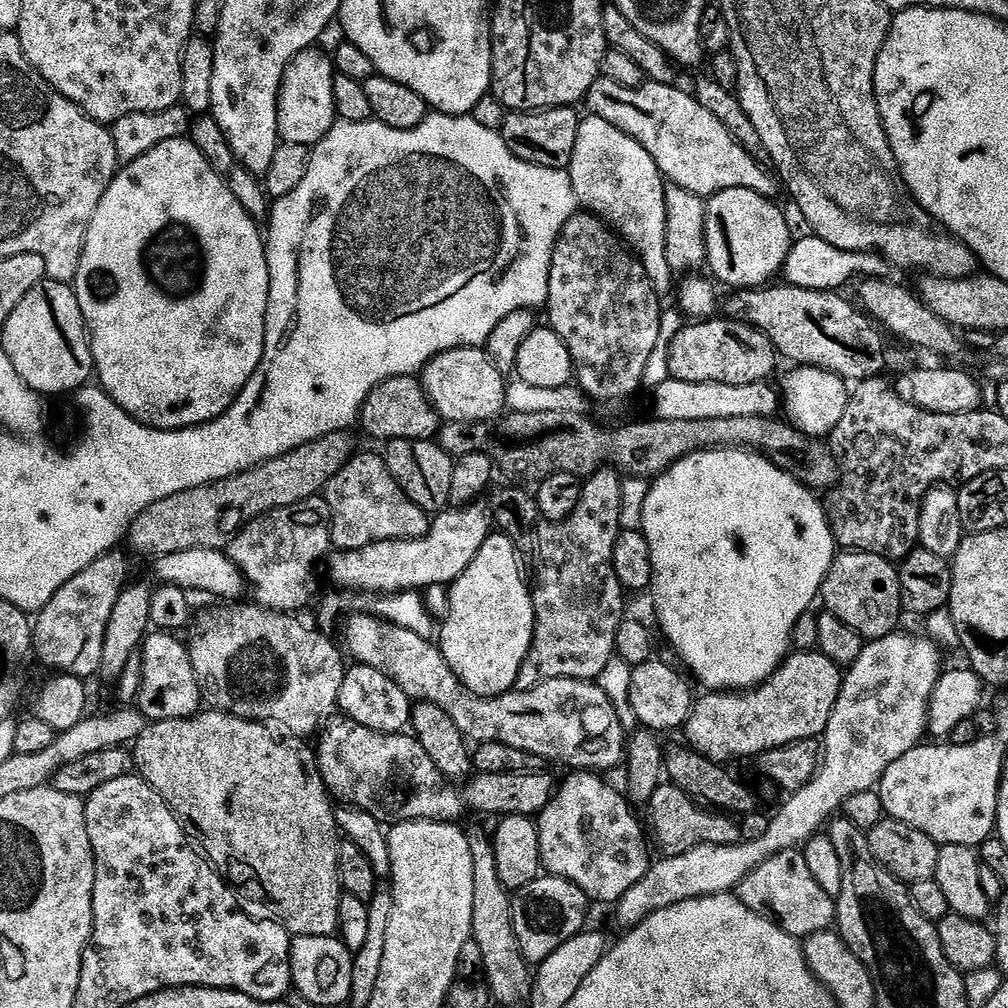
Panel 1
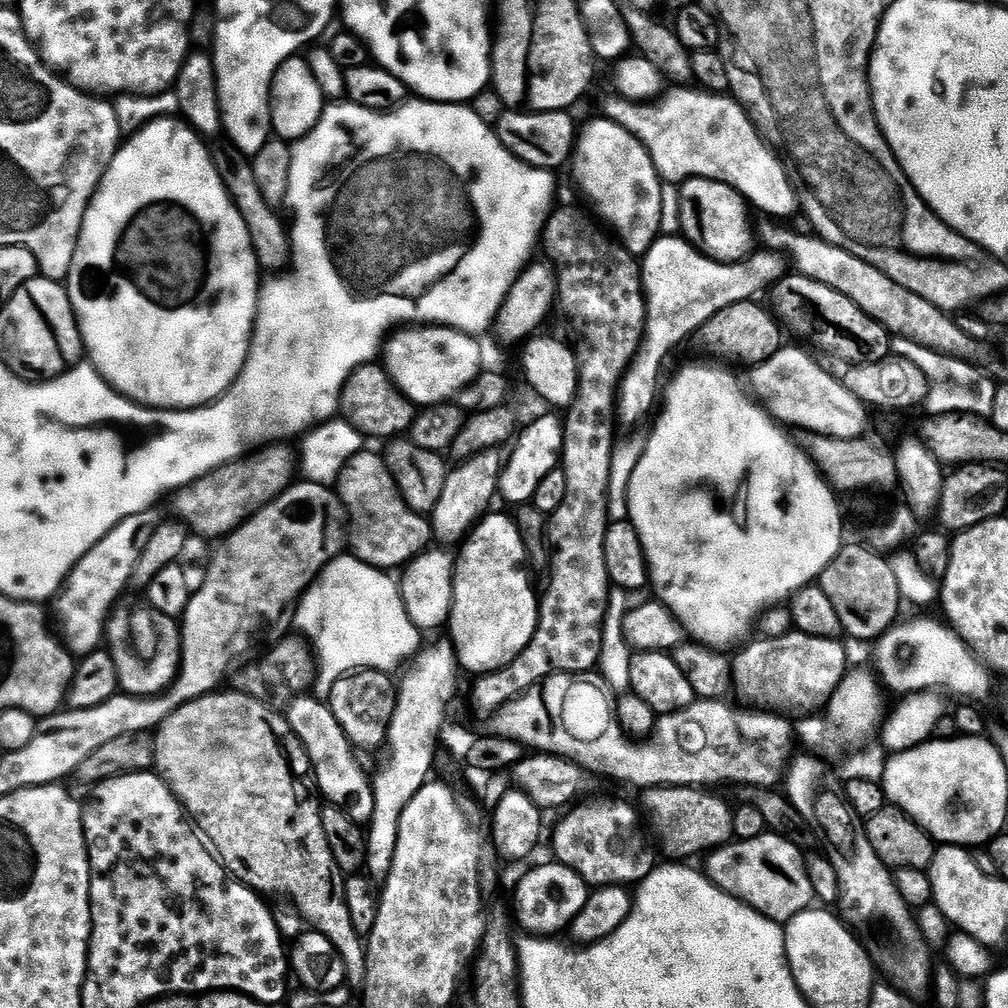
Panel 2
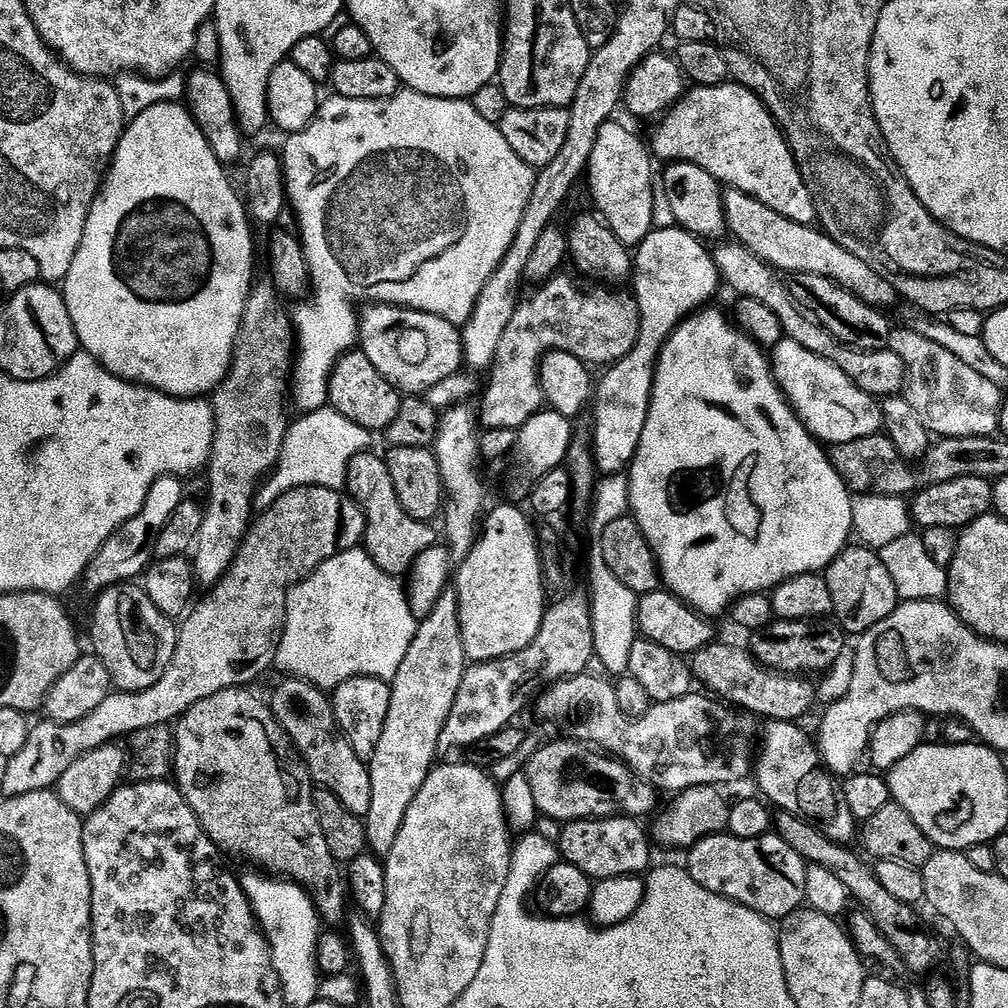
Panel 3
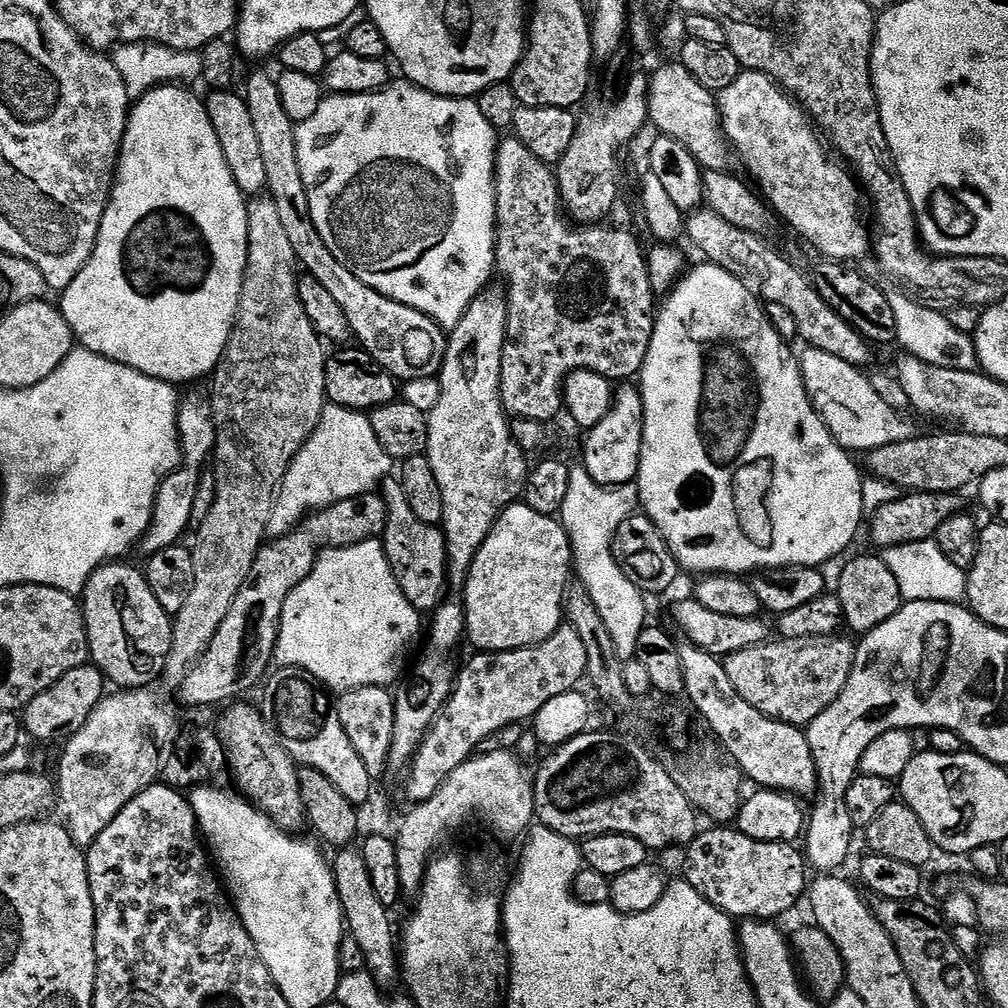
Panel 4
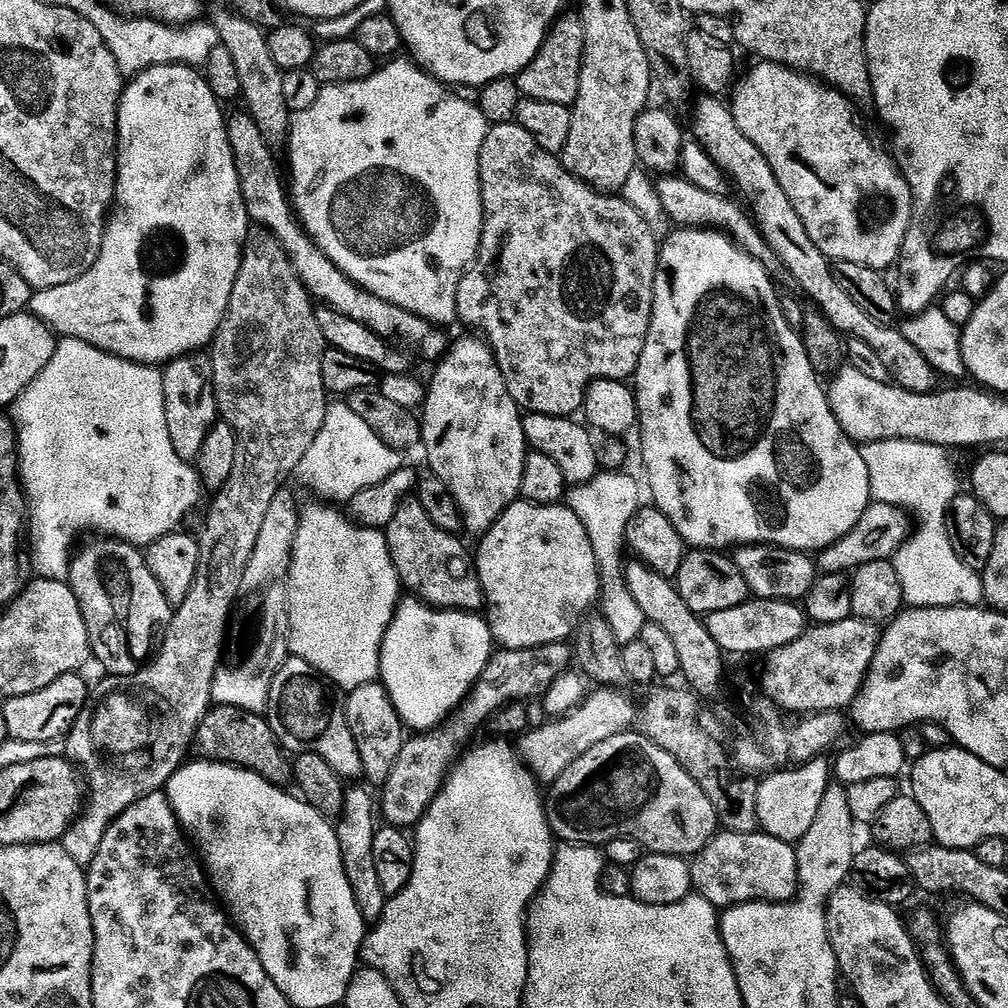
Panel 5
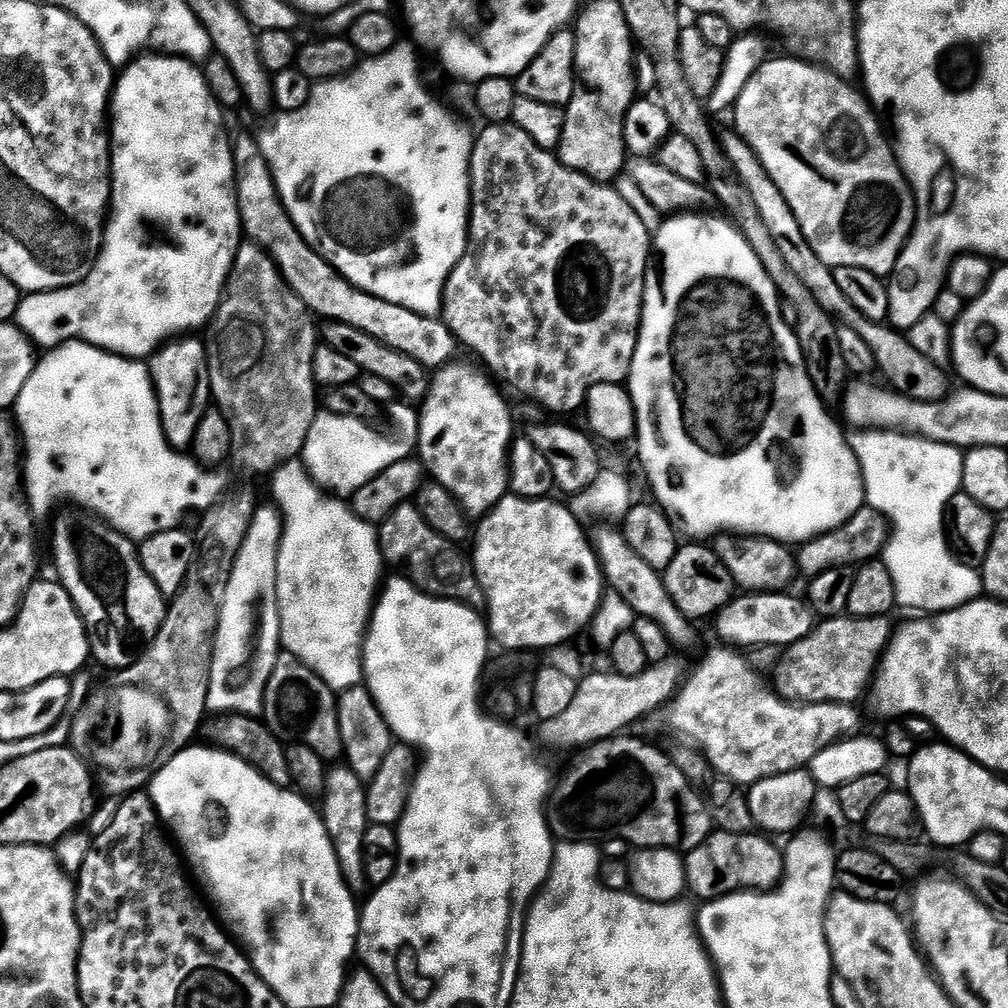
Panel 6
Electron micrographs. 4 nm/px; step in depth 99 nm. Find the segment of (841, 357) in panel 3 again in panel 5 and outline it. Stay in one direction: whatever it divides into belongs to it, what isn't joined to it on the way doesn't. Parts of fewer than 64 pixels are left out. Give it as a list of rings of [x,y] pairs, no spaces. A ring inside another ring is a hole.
[[[668,174],[663,177],[664,181],[656,184],[656,190],[660,195],[664,212],[673,225],[681,229],[688,230],[715,230],[729,237],[738,248],[744,249],[753,256],[764,269],[776,270],[780,268],[780,260],[770,250],[768,243],[764,241],[764,235],[756,226],[756,221],[752,219],[747,211],[744,212],[732,200],[727,200],[727,195],[715,192],[709,194],[706,190],[698,190],[694,186],[676,174]]]

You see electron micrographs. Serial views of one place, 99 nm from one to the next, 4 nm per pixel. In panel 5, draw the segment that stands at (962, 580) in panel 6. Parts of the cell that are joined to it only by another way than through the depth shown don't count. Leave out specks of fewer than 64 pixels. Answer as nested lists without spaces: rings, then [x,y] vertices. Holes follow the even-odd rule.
[[[877,440],[865,443],[860,453],[870,474],[872,500],[903,508],[918,521],[918,527],[894,557],[905,603],[909,607],[930,609],[981,605],[983,579],[954,554],[946,526],[948,507],[958,495],[958,488],[956,472],[944,457],[947,456],[945,449],[917,440]]]

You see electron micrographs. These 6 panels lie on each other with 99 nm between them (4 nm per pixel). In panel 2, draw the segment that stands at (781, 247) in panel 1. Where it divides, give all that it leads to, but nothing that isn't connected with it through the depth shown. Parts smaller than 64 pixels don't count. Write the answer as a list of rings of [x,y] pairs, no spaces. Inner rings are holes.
[[[685,180],[679,185],[680,192],[680,232],[690,238],[692,244],[702,251],[705,256],[721,262],[722,264],[736,264],[742,261],[753,251],[752,246],[752,220],[748,217],[749,201],[738,189],[728,184],[719,184],[717,180]]]

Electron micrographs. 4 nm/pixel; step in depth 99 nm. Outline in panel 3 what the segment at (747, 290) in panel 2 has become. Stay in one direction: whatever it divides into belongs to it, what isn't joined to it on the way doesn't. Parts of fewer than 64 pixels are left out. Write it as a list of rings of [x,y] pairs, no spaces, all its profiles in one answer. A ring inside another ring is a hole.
[[[679,226],[653,229],[634,256],[633,293],[640,312],[639,340],[626,356],[630,364],[656,366],[660,351],[673,331],[691,315],[707,307],[722,281],[715,257],[697,236]]]

